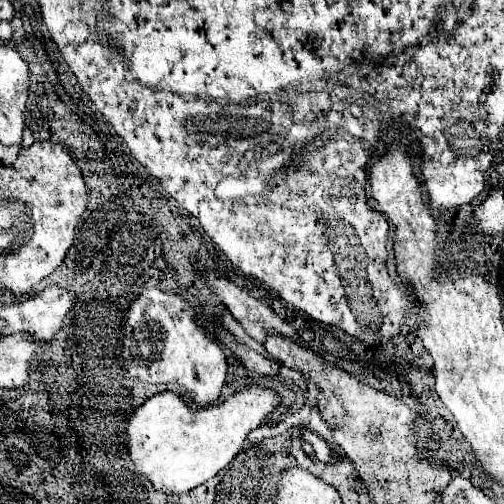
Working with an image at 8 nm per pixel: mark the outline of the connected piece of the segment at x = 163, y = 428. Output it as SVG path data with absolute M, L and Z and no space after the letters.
M248 387L219 406L191 408L173 392L159 392L133 410L127 420L127 448L145 478L163 494L185 494L211 480L243 450L249 432L281 402L273 390Z

